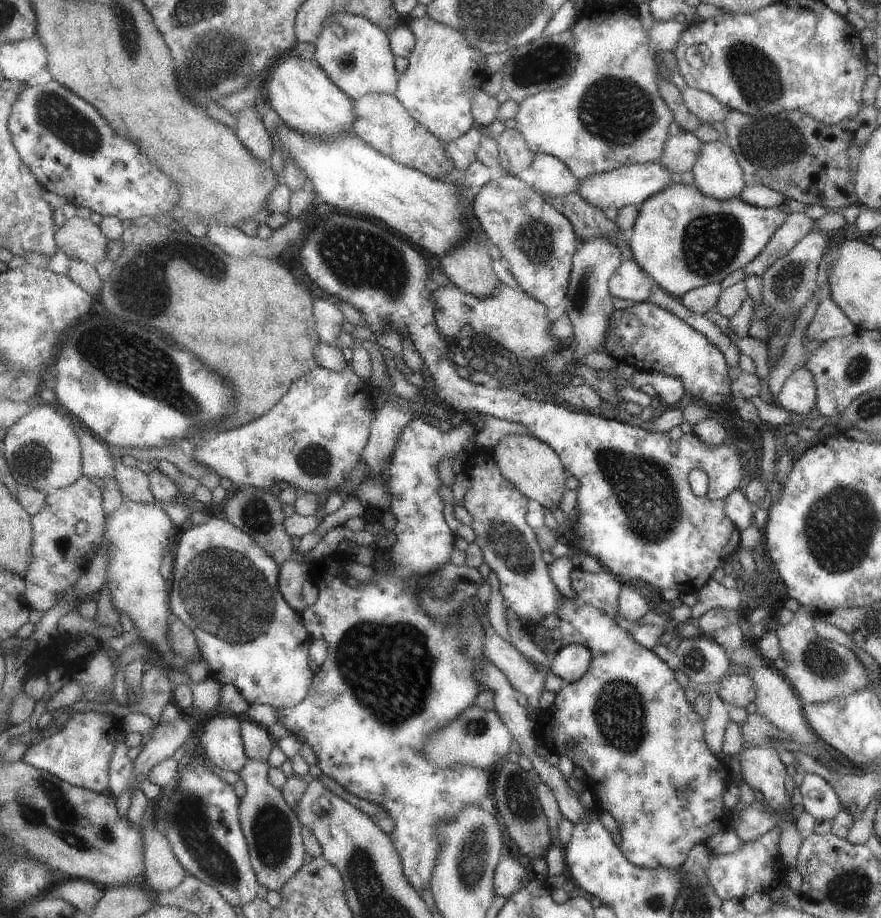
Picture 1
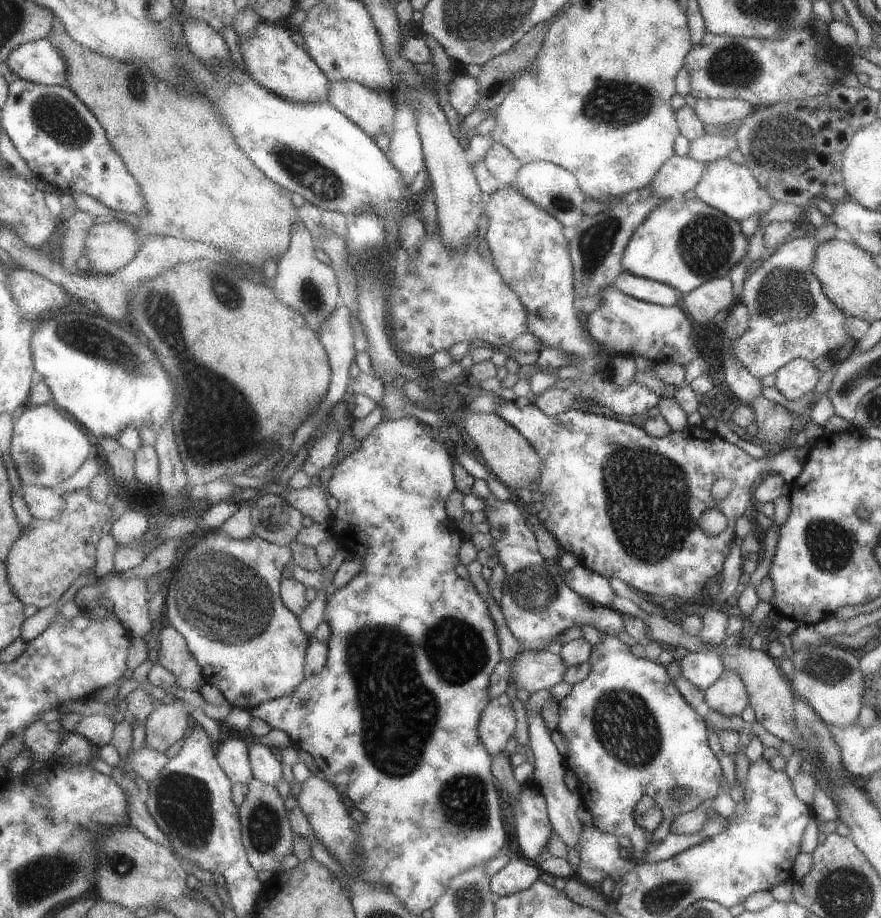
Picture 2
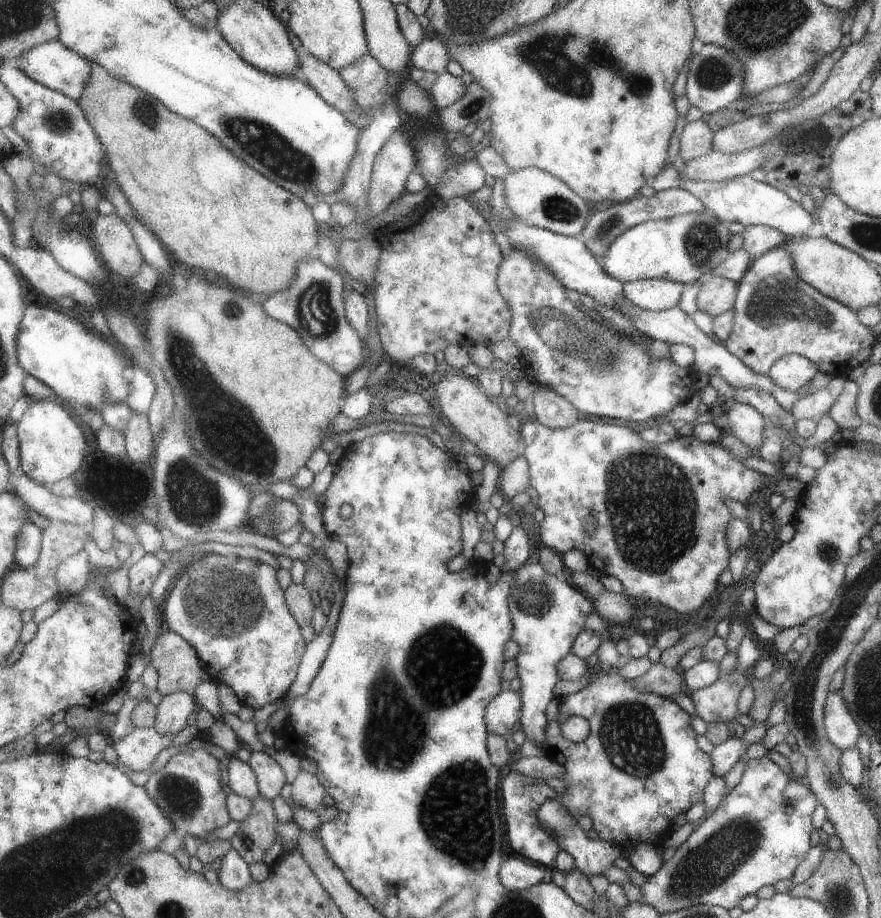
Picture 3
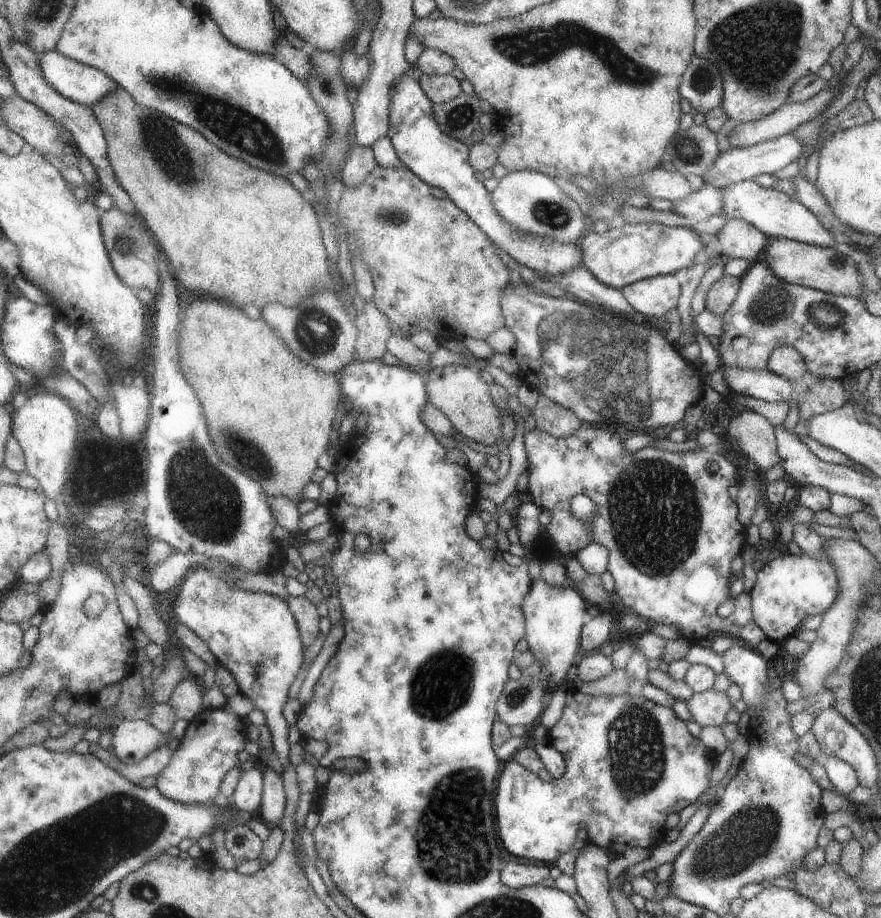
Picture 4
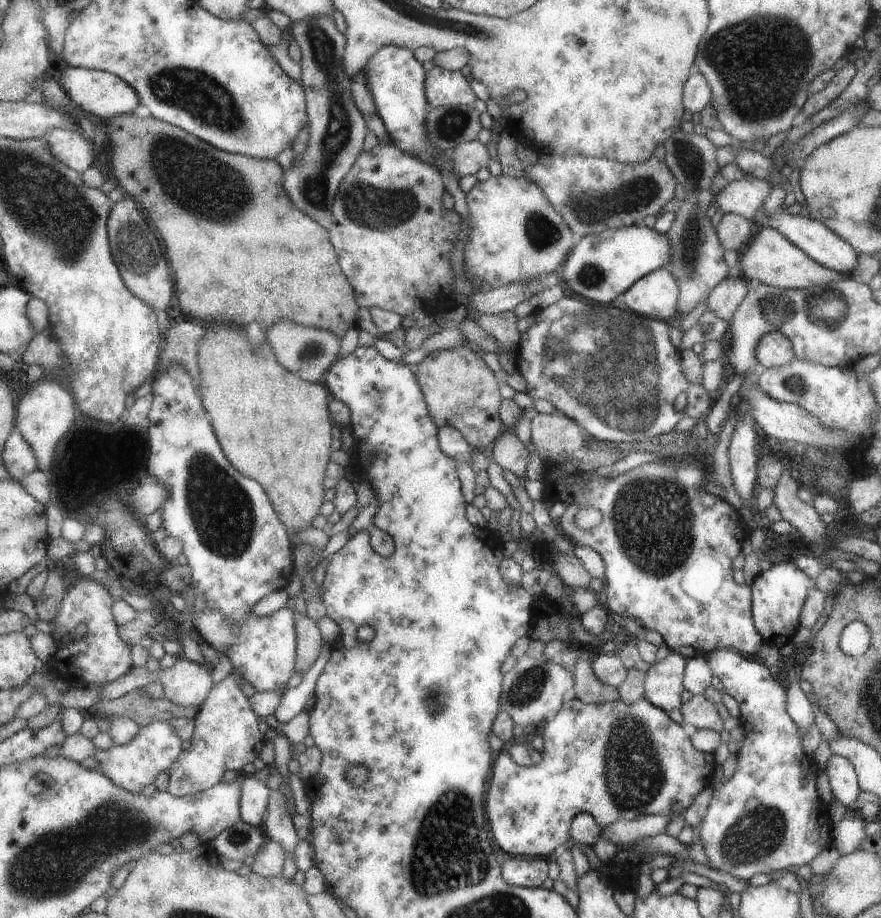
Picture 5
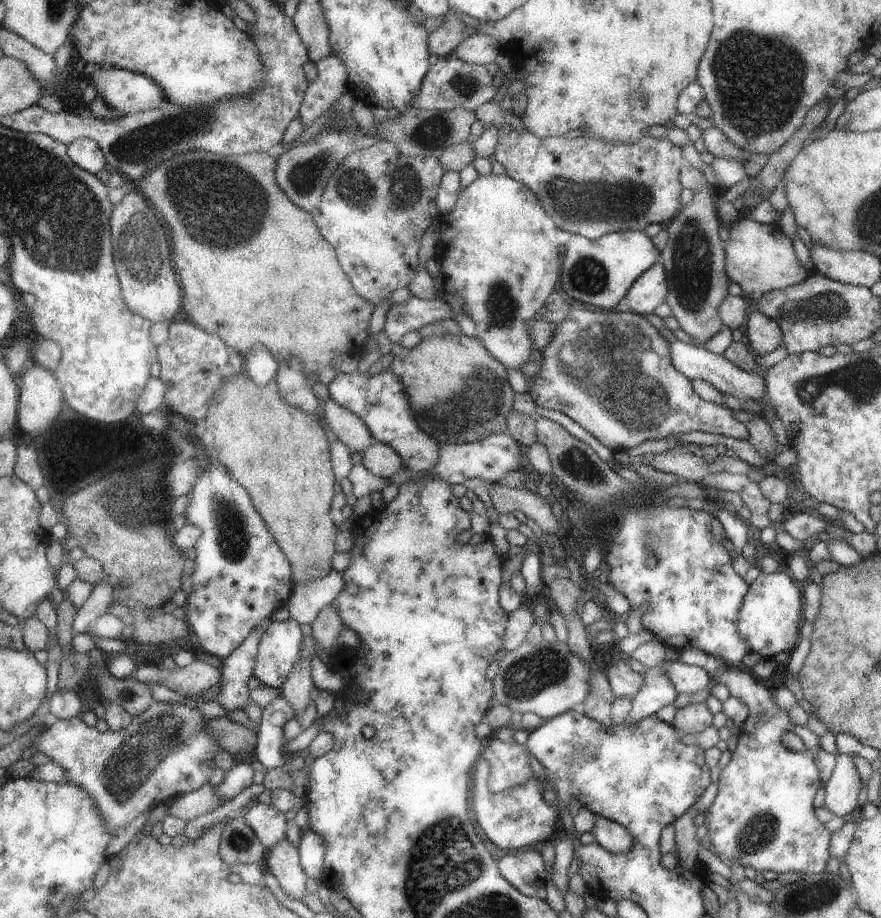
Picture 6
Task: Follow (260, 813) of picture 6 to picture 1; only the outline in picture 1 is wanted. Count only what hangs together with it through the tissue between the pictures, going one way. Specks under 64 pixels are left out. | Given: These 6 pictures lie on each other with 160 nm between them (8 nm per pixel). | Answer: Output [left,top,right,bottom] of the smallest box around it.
[201,716,247,772]

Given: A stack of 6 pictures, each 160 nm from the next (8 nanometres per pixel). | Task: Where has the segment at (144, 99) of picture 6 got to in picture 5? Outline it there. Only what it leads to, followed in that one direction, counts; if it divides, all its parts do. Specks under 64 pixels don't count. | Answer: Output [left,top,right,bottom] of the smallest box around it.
[60,66,140,121]

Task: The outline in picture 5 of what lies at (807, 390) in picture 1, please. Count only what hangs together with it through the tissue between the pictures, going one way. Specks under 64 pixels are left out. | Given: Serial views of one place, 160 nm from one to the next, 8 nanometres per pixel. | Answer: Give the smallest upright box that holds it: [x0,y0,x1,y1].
[752,331,794,368]

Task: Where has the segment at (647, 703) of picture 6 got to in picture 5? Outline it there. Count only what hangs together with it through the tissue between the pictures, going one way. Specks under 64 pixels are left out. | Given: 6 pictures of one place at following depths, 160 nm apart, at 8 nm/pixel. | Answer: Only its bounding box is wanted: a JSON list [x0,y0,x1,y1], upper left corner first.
[642,652,686,713]

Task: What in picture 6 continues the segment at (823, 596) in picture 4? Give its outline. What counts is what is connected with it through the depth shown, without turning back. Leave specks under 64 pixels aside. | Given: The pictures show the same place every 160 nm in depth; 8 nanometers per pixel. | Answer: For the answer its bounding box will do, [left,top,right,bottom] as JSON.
[736,572,802,659]

